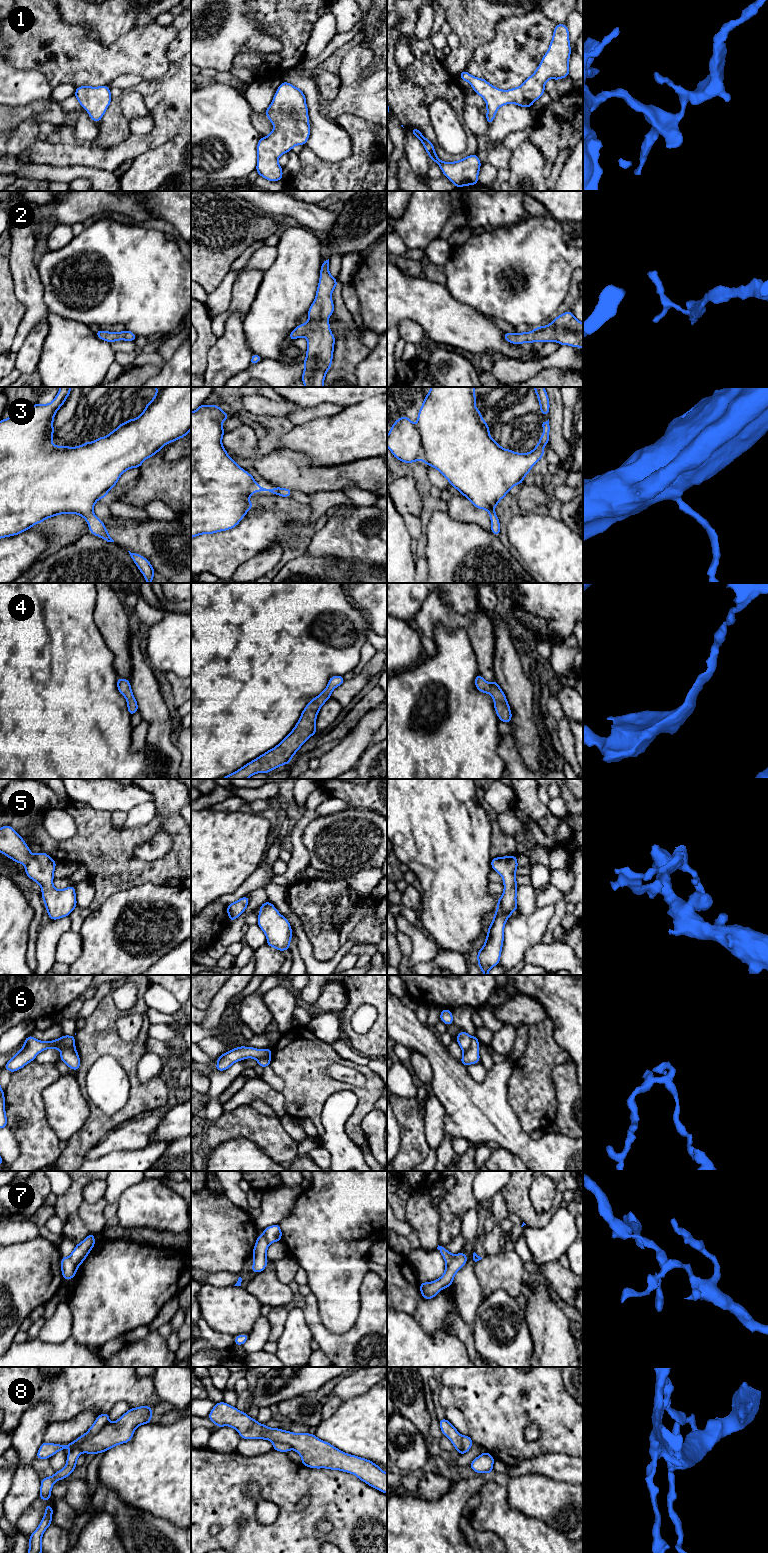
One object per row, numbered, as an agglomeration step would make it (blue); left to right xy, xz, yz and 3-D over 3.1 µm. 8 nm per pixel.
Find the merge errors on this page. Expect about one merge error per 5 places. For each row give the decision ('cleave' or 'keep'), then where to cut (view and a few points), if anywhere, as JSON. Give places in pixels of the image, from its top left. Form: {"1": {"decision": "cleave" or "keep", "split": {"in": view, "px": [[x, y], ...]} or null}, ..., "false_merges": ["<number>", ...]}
{"1": {"decision": "keep", "split": null}, "2": {"decision": "keep", "split": null}, "3": {"decision": "keep", "split": null}, "4": {"decision": "keep", "split": null}, "5": {"decision": "keep", "split": null}, "6": {"decision": "cleave", "split": {"in": "yz", "px": [[471, 1037], [469, 1047], [463, 1052]]}}, "7": {"decision": "cleave", "split": {"in": "yz", "px": [[456, 1255], [446, 1266]]}}, "8": {"decision": "cleave", "split": {"in": "xy", "px": [[107, 1421], [98, 1431], [85, 1438], [81, 1443], [82, 1451]]}}, "false_merges": ["6", "7", "8"]}

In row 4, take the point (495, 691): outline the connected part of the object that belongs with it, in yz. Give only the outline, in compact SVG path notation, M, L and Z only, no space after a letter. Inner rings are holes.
M478 674L475 677L475 686L480 692L491 695L494 700L495 712L500 721L509 724L512 718L512 713L506 696L499 687L497 681L494 680L492 683L488 683L480 674Z

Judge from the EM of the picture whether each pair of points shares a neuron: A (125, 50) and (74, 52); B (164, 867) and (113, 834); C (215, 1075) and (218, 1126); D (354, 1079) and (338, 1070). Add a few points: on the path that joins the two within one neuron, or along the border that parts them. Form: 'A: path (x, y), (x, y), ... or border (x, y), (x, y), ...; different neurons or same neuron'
A: path (112, 52), (87, 52); same neuron
B: path (148, 867), (134, 867), (127, 860), (127, 849); same neuron
C: border (224, 1112), (217, 1118), (204, 1123); different neurons
D: path (350, 1076), (342, 1074); same neuron

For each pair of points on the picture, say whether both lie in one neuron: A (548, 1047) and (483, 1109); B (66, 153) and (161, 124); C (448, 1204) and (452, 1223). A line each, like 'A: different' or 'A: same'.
A: different
B: same
C: same

